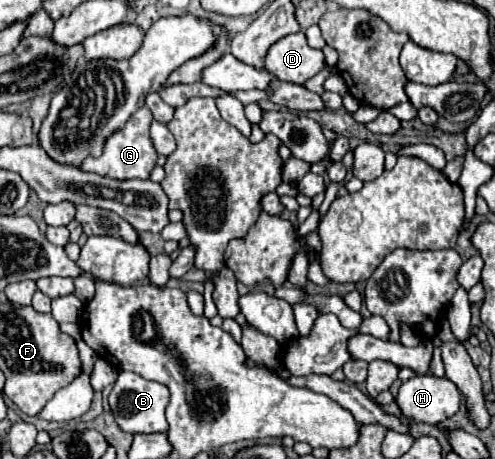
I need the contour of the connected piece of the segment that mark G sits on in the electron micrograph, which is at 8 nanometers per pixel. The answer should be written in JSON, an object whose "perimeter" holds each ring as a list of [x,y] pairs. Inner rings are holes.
{"perimeter":[[[140,107],[128,119],[128,123],[106,141],[104,153],[100,157],[86,159],[86,163],[82,163],[80,169],[92,171],[92,173],[102,175],[102,177],[120,179],[120,181],[124,181],[124,179],[148,179],[152,169],[156,167],[156,159],[158,159],[158,153],[154,149],[154,141],[150,137],[150,123],[152,121],[154,121],[154,117],[152,117],[150,109],[148,107]]]}

